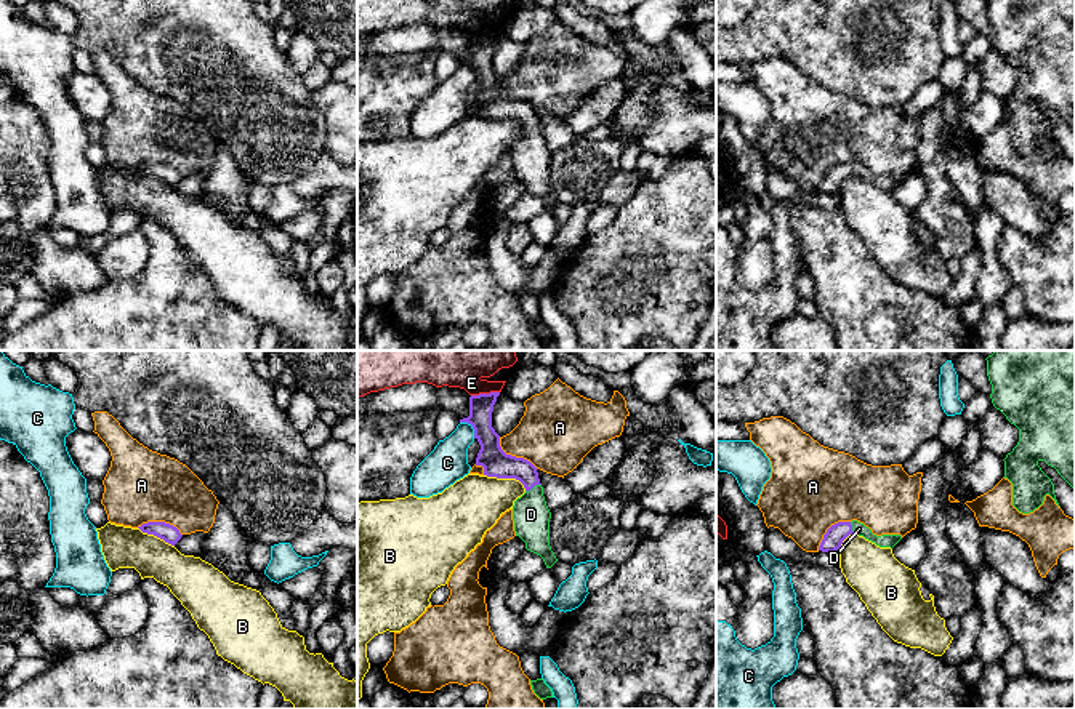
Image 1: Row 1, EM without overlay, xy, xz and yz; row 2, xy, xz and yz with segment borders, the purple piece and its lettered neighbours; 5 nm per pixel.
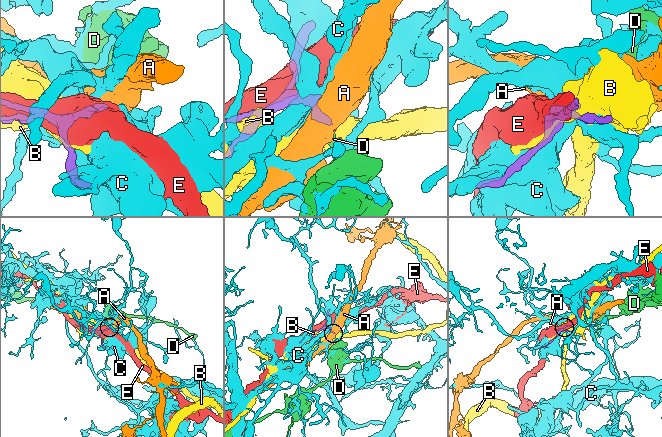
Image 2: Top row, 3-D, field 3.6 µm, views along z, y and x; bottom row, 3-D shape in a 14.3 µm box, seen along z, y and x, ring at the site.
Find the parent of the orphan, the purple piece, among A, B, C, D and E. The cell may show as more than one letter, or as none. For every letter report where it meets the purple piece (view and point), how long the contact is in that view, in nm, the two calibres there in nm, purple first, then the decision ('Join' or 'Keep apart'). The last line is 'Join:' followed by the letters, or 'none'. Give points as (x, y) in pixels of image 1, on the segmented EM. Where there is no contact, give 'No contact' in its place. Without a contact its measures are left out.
A: Touches purple at xz (515, 456). Shared border 260 nm. Thickness 140 nm (purple) against 380 nm. Keep apart
B: Touches purple at xz (507, 477). Shared border 240 nm. Thickness 140 nm (purple) against 280 nm. Keep apart
C: Touches purple at xz (471, 424). Shared border 120 nm. Thickness 140 nm (purple) against 200 nm. Keep apart
D: Touches purple at xz (532, 487). Shared border 90 nm. Thickness 140 nm (purple) against 190 nm. Join
E: Touches purple at xz (484, 394). Shared border 150 nm. Thickness 120 nm (purple) against 340 nm. Keep apart
Join: D

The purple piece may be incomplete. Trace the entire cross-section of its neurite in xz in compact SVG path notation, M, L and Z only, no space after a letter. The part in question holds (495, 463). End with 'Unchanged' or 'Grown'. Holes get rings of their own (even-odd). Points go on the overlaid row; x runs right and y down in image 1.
M500 392L479 394L469 397L469 416L460 419L474 429L474 439L481 450L476 466L484 467L484 475L497 479L519 480L525 493L514 501L514 531L525 543L525 549L540 555L551 568L558 559L550 546L551 512L543 496L543 487L537 467L524 459L506 455L500 447L500 435L492 427L492 411Z. Grown

